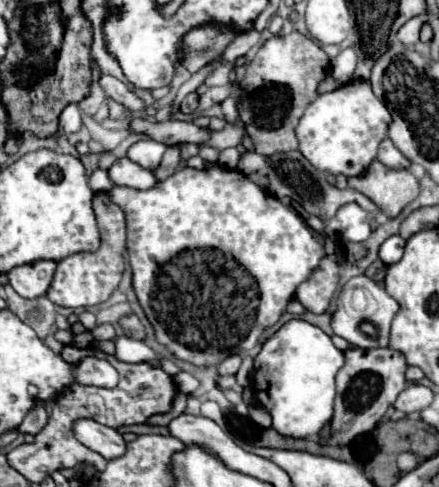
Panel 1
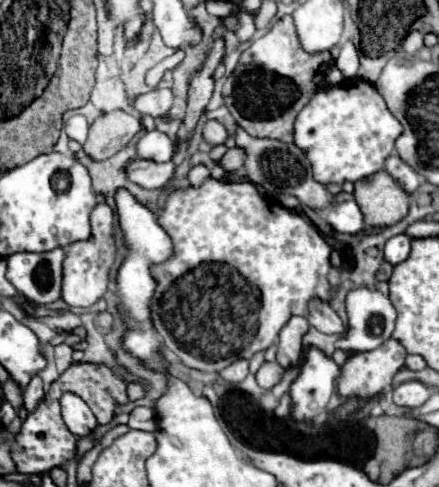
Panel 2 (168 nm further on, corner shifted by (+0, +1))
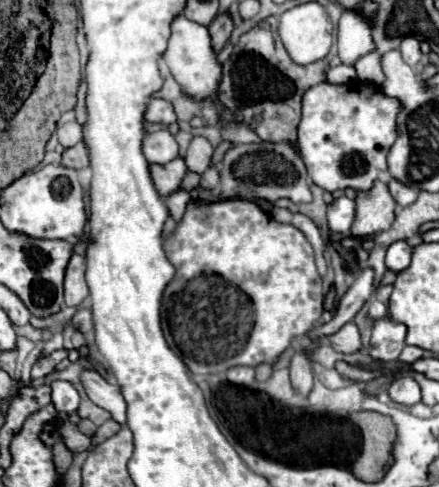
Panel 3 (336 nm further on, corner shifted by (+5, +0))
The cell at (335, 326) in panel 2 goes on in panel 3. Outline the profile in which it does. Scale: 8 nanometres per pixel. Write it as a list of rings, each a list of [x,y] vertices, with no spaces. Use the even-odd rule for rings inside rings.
[[[354,323],[344,325],[338,333],[334,333],[334,335],[330,335],[330,337],[326,337],[326,339],[324,339],[324,343],[332,345],[336,351],[346,353],[346,355],[348,355],[348,353],[356,353],[356,351],[360,351],[360,349],[362,349],[360,331],[358,331],[358,327],[356,327]]]

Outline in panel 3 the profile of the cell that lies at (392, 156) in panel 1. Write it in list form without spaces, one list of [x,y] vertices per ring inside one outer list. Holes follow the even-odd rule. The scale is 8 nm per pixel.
[[[390,179],[388,187],[390,187],[390,193],[392,193],[394,201],[396,201],[400,207],[406,207],[406,205],[414,203],[416,197],[418,197],[418,191],[414,191],[412,187],[406,187],[406,185],[398,183],[396,179]]]

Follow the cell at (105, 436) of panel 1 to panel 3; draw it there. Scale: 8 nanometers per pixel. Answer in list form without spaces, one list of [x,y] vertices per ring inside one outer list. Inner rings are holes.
[[[52,381],[50,387],[52,387],[52,403],[56,405],[56,409],[60,413],[70,413],[70,411],[78,409],[80,395],[78,395],[78,391],[74,389],[72,383],[68,383],[68,381]]]

